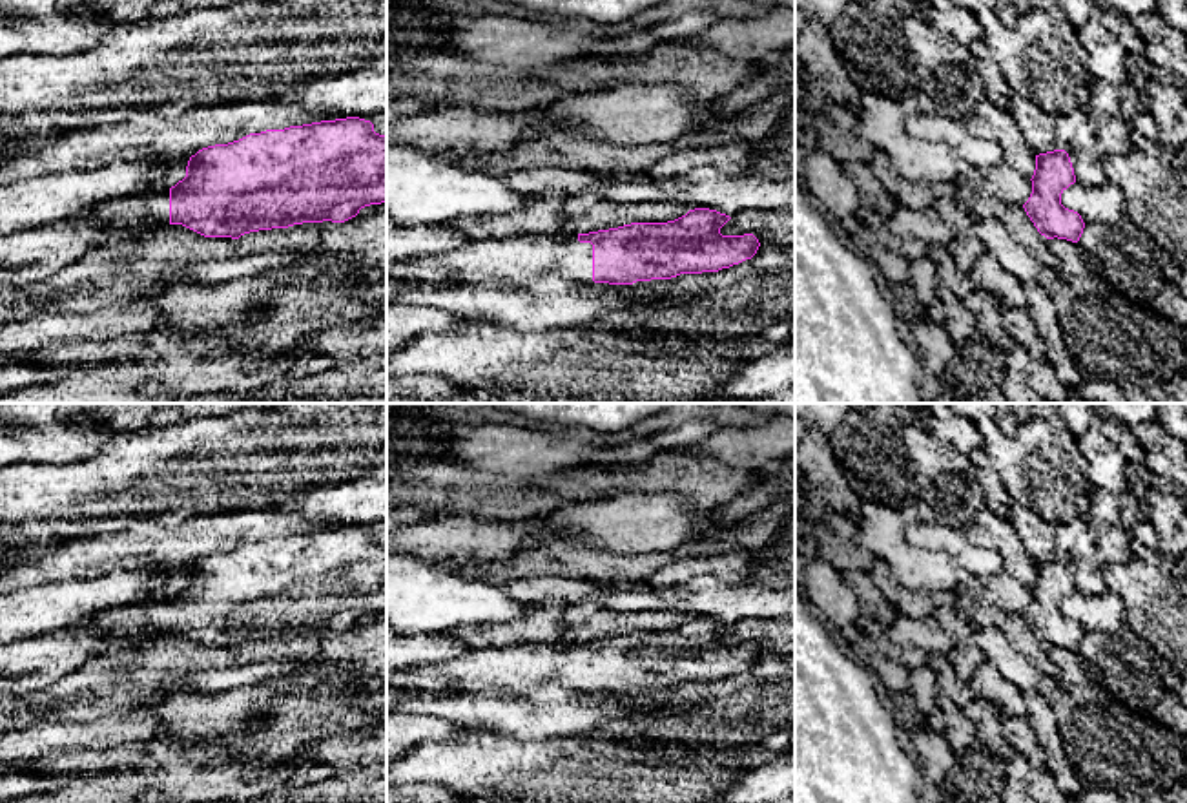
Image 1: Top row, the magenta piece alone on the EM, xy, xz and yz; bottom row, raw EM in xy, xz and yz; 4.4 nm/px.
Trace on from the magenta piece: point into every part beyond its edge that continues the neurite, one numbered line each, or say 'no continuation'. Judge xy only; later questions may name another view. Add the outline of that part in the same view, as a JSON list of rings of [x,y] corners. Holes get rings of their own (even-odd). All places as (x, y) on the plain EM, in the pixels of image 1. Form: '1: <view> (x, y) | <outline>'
1: xy (126, 626) | [[[148,593],[139,602],[98,611],[69,628],[91,631],[100,639],[95,655],[131,650],[150,637],[170,633],[170,597]]]

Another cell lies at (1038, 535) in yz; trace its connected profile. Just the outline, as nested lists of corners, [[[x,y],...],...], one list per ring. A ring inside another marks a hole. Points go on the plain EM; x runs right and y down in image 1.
[[[1016,502],[1010,507],[1008,520],[1021,537],[1027,553],[1036,564],[1054,558],[1065,558],[1061,549],[1058,548],[1054,524],[1043,520],[1032,509]]]

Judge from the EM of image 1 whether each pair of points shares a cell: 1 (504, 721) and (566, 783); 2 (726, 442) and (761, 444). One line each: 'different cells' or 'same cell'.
1: different cells
2: same cell

